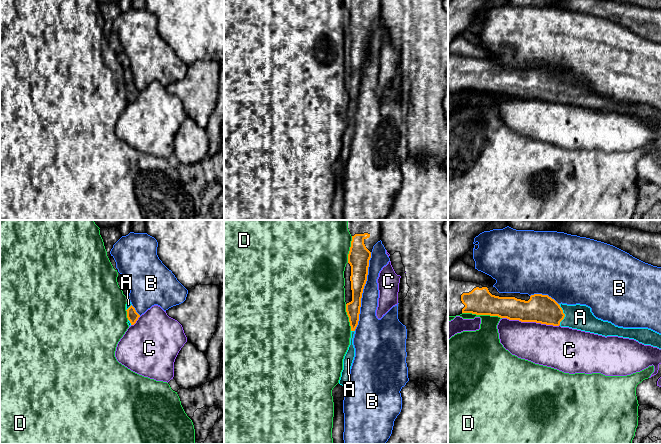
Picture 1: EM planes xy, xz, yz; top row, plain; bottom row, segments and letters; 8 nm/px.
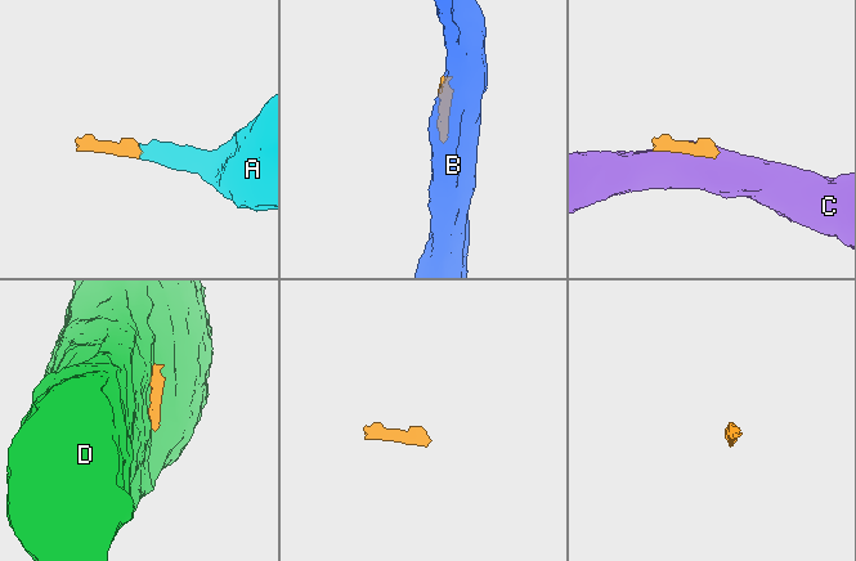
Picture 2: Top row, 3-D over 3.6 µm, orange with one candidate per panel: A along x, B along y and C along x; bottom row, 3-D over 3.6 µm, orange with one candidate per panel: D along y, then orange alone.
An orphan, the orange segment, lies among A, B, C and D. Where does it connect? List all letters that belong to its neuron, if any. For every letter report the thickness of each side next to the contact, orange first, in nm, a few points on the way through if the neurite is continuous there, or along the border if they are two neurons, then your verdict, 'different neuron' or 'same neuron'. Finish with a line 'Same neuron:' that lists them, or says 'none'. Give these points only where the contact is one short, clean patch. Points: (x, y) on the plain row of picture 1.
A: 220/200 nm | across yz (543, 85), (554, 90), (564, 90), (580, 93) | same neuron
B: 160/160 nm | different neuron
C: 220/320 nm | different neuron
D: 220/260 nm | different neuron
Same neuron: A

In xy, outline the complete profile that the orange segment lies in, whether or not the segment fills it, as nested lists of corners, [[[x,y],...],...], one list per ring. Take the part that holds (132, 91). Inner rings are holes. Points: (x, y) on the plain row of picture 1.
[[[128,77],[126,80],[126,87],[127,87],[127,94],[128,94],[128,101],[134,101],[140,91],[136,88],[135,84],[132,82],[131,78]]]

